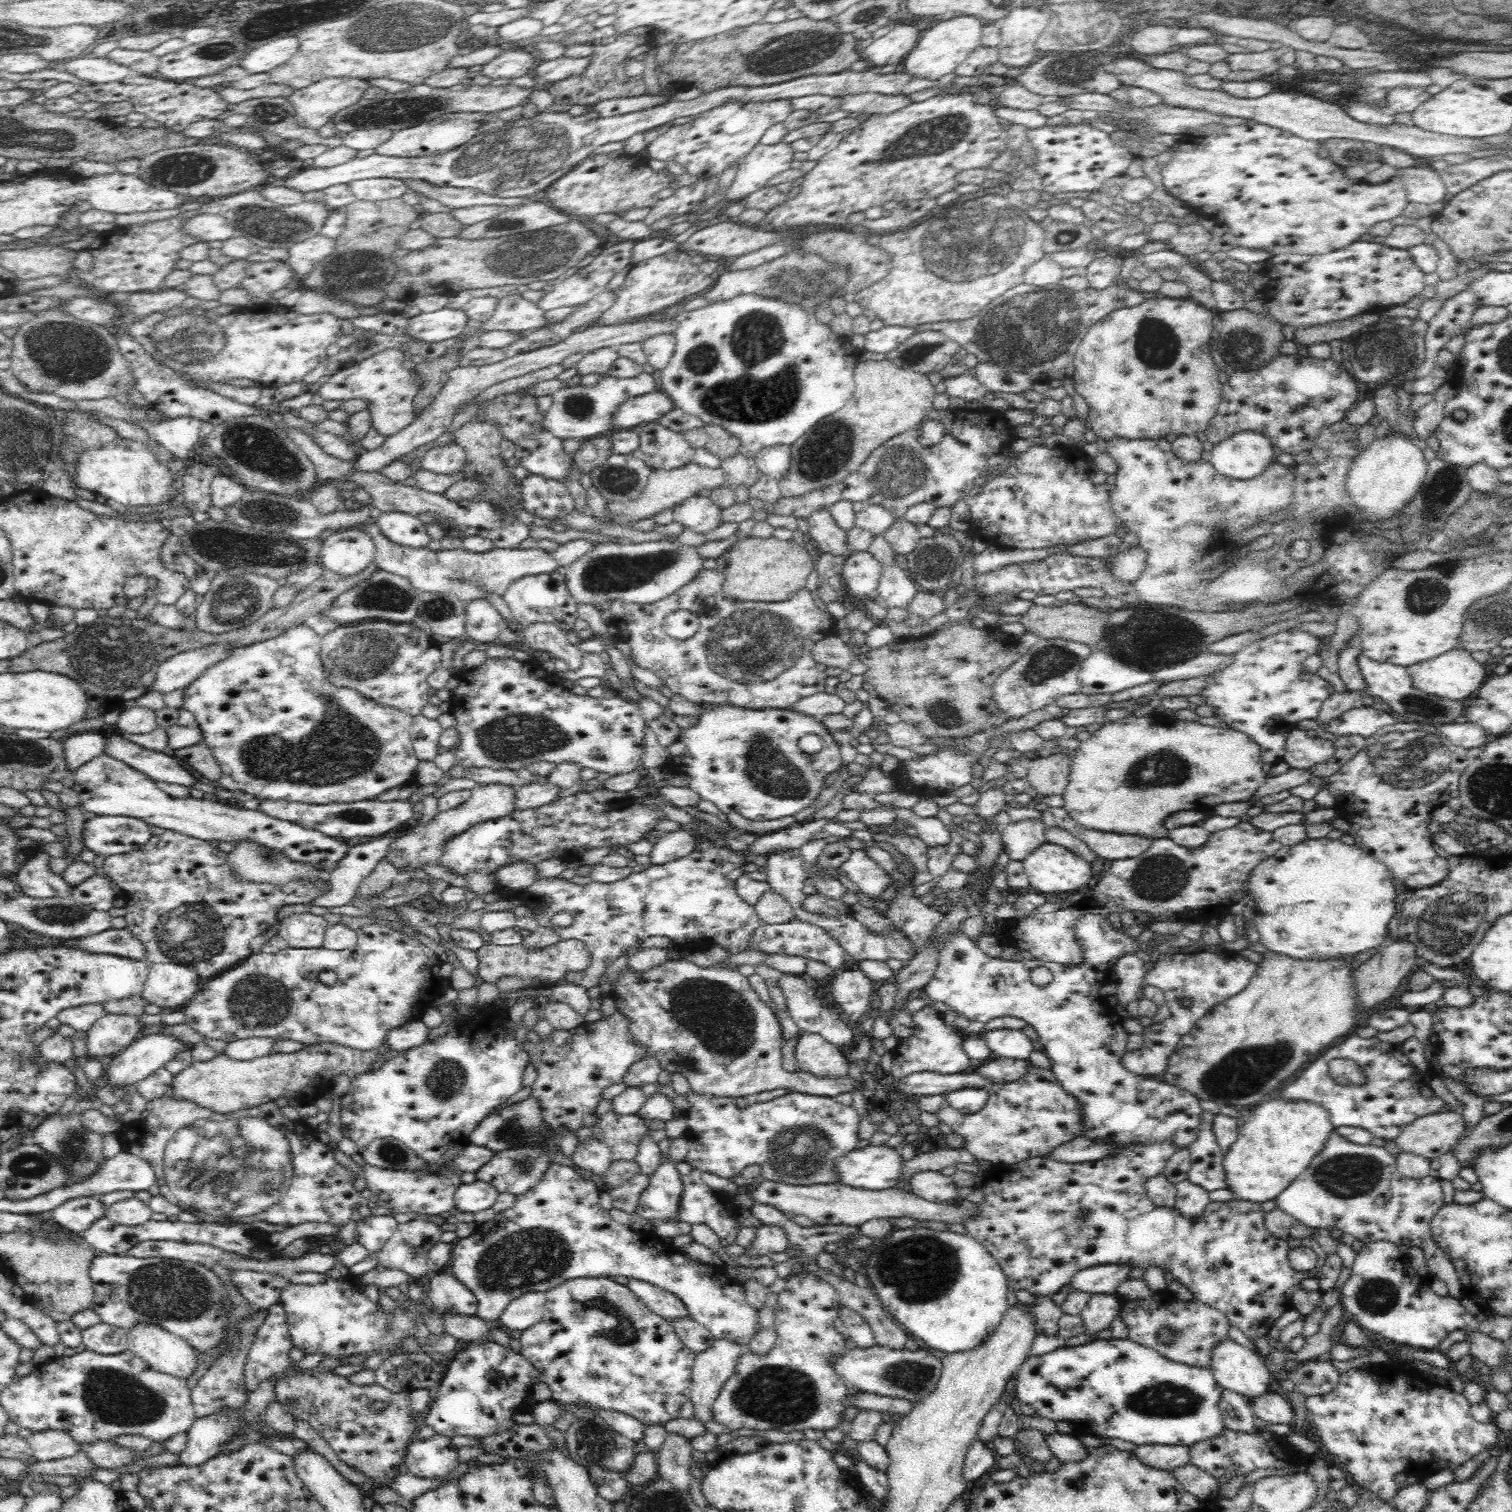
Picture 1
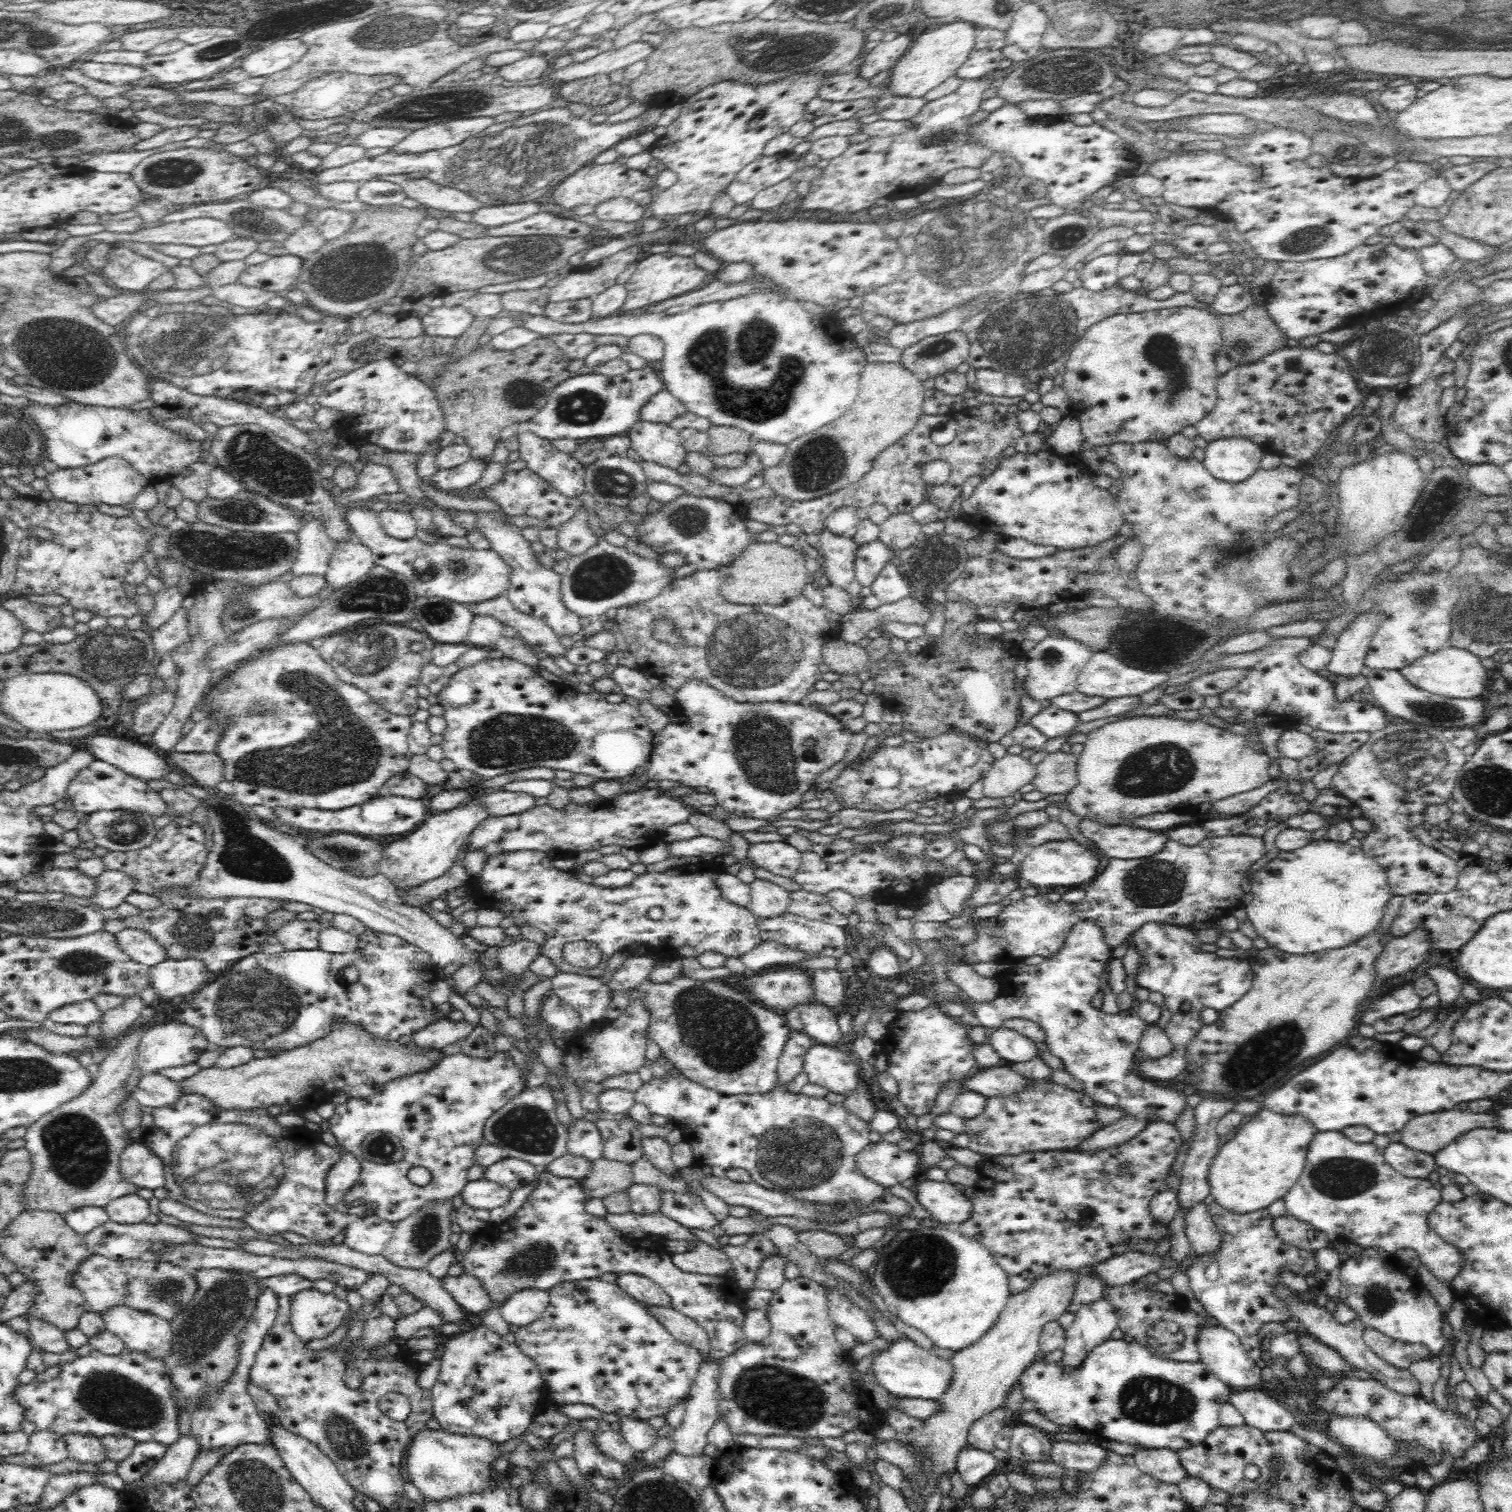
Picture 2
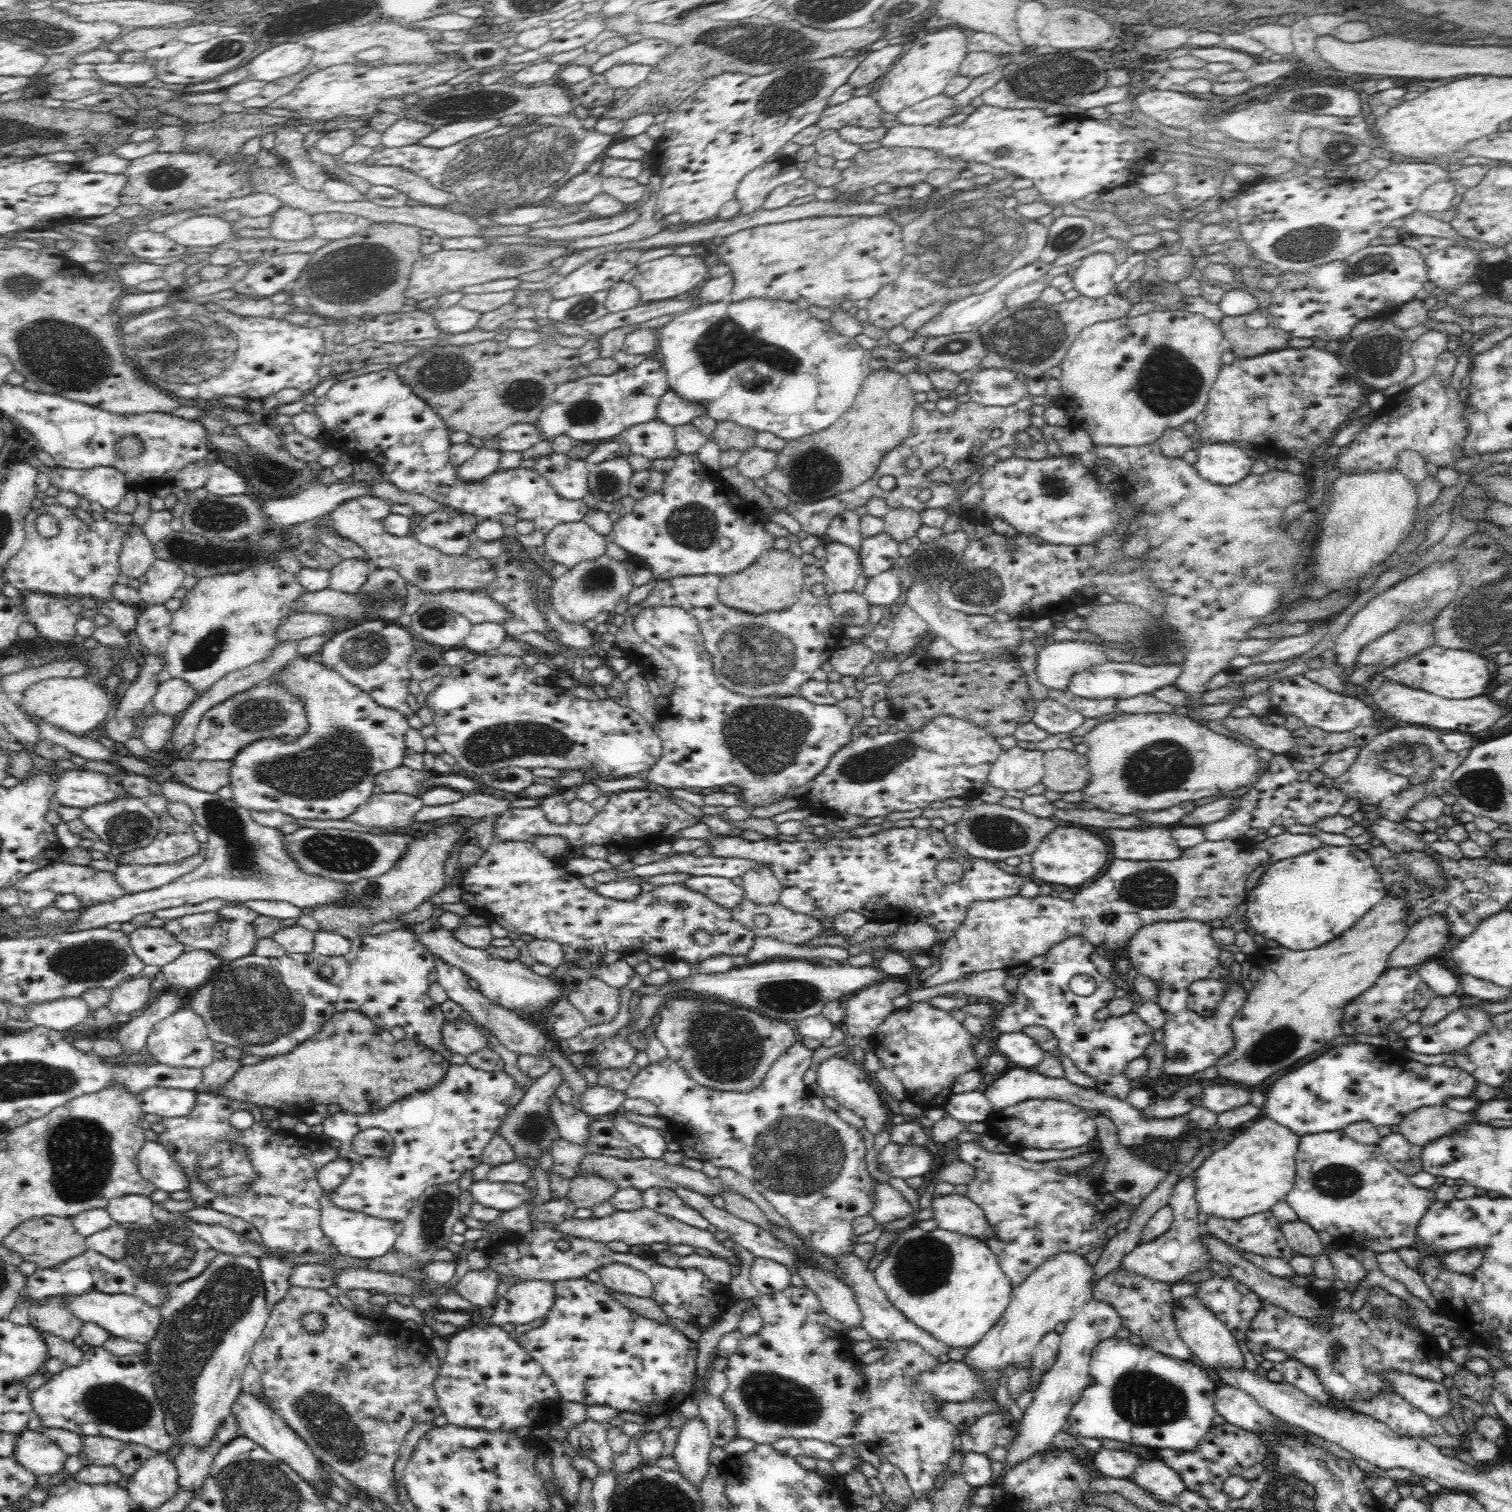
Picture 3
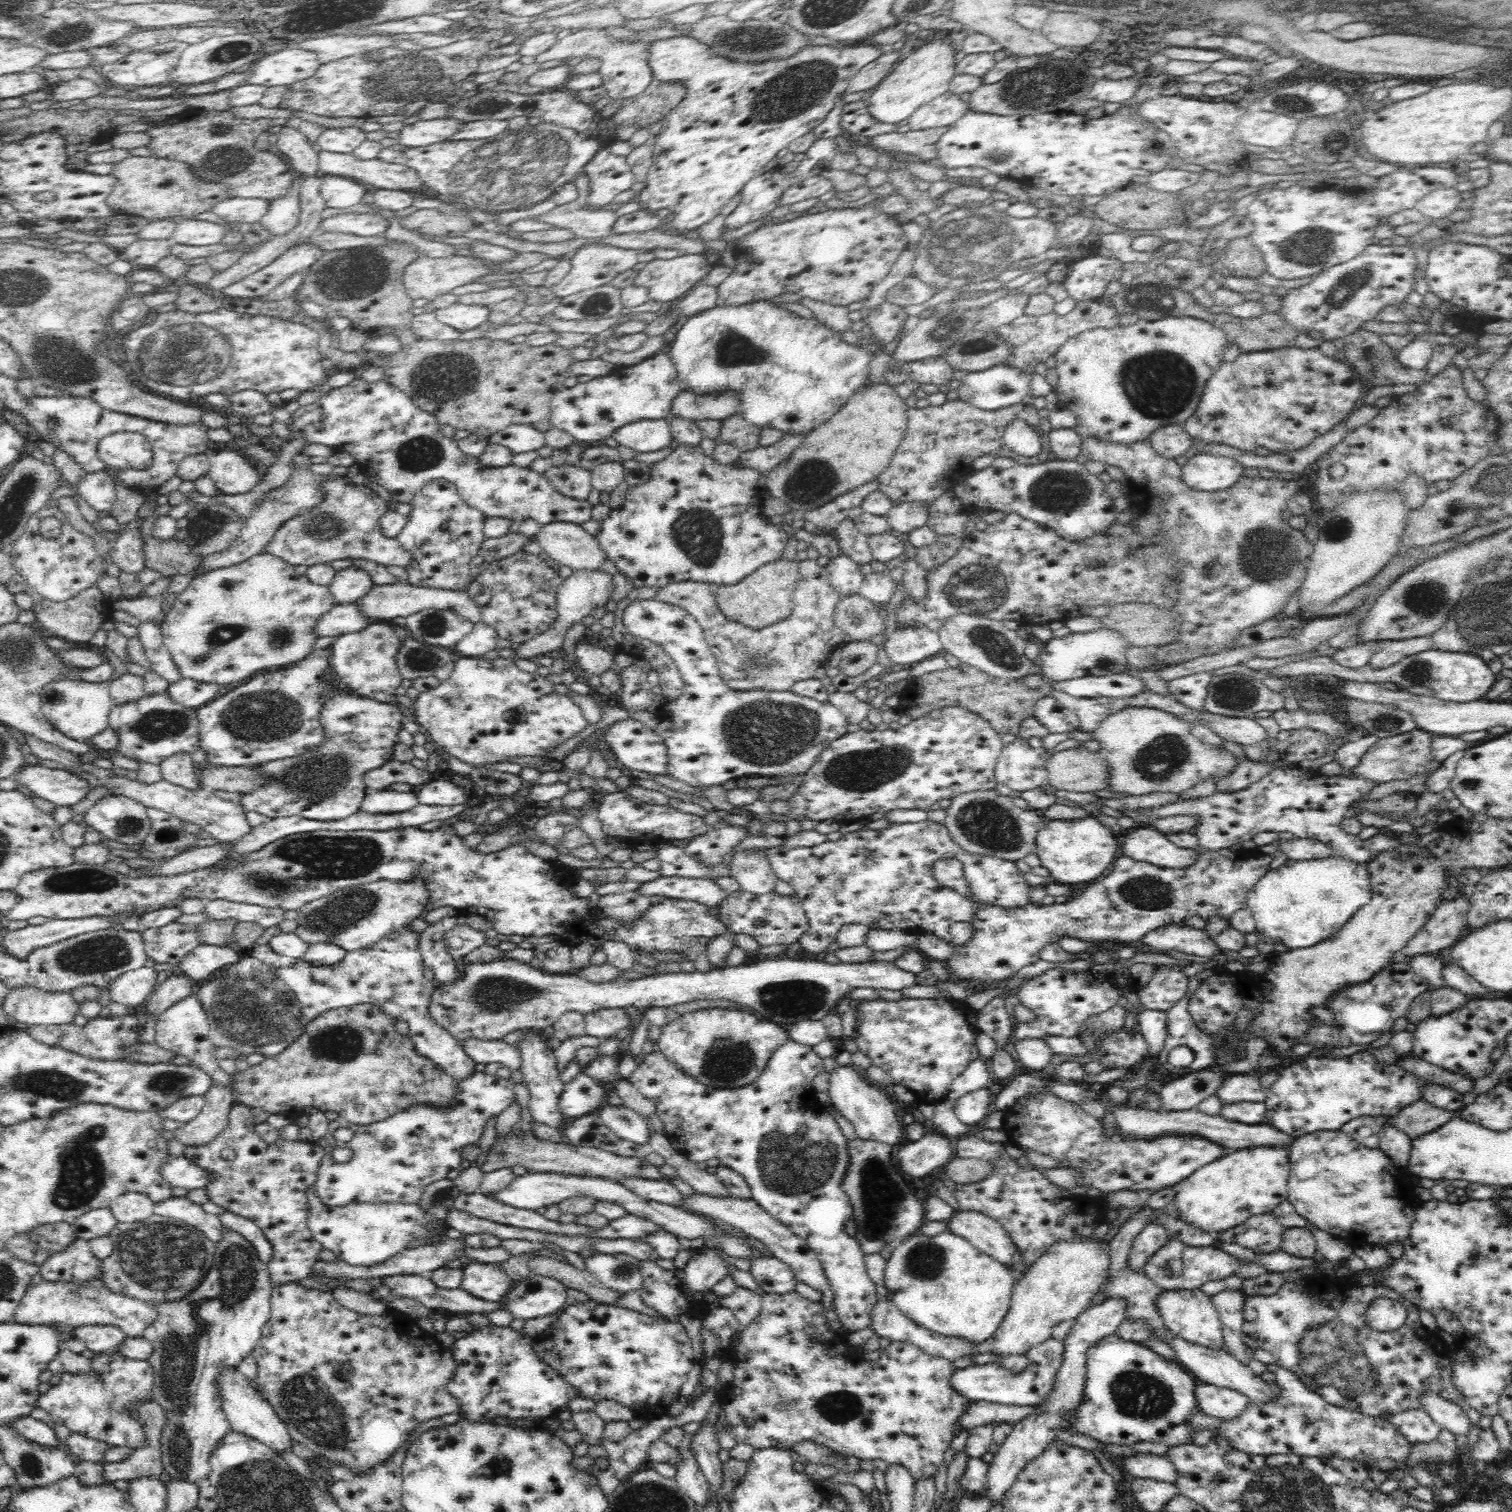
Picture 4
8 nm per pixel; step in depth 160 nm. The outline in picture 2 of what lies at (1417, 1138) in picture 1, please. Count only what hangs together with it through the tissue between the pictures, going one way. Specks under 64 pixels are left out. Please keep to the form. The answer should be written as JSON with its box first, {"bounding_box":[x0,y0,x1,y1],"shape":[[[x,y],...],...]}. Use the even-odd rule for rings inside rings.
{"bounding_box":[1400,1107,1500,1154],"shape":[[[1456,1107],[1450,1110],[1422,1114],[1409,1120],[1404,1128],[1402,1128],[1402,1131],[1400,1131],[1400,1134],[1402,1135],[1401,1143],[1405,1144],[1408,1148],[1428,1154],[1434,1154],[1434,1152],[1438,1152],[1440,1148],[1444,1148],[1446,1144],[1452,1143],[1462,1134],[1465,1134],[1474,1128],[1498,1128],[1498,1126],[1500,1126],[1497,1119],[1498,1117],[1499,1113],[1474,1113]]]}

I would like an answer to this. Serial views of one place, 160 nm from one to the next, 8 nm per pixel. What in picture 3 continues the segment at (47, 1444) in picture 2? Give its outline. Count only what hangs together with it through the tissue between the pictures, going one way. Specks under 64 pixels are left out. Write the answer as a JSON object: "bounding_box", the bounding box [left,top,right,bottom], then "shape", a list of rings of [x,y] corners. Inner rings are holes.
{"bounding_box":[12,1428,67,1478],"shape":[[[26,1428],[19,1432],[12,1457],[17,1464],[29,1470],[36,1478],[40,1476],[64,1475],[67,1454],[48,1440],[44,1433]]]}

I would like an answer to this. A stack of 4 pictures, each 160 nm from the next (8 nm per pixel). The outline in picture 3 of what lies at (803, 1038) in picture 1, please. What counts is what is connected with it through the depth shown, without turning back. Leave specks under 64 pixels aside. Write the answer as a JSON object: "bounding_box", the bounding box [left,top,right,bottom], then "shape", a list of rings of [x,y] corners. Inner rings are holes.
{"bounding_box":[817,1053,889,1135],"shape":[[[827,1053],[827,1059],[821,1059],[818,1068],[817,1084],[824,1090],[826,1096],[834,1098],[839,1106],[851,1110],[856,1113],[864,1121],[865,1128],[872,1135],[882,1133],[887,1130],[887,1122],[889,1116],[886,1108],[882,1105],[882,1101],[876,1091],[871,1088],[866,1079],[868,1074],[862,1070],[858,1064],[850,1064],[842,1058],[832,1056],[832,1053]]]}

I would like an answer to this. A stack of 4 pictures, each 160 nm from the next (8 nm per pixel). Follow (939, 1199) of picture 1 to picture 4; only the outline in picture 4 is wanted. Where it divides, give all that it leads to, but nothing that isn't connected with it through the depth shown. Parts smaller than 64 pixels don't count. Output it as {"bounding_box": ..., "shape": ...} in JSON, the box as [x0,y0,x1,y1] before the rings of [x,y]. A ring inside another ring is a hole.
{"bounding_box":[948,1211,1028,1280],"shape":[[[958,1211],[948,1222],[950,1232],[966,1239],[974,1248],[1000,1261],[1016,1280],[1028,1272],[1022,1255],[1008,1231],[993,1218],[976,1211]]]}

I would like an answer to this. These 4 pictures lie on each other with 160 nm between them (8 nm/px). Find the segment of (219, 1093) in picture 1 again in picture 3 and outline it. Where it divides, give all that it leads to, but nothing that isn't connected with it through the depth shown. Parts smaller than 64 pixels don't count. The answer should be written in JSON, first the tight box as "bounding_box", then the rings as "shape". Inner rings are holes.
{"bounding_box":[221,1012,451,1115],"shape":[[[340,1012],[332,1020],[322,1024],[312,1039],[304,1040],[287,1054],[260,1060],[253,1066],[241,1066],[225,1084],[221,1094],[228,1099],[243,1103],[252,1103],[260,1108],[283,1110],[292,1115],[294,1110],[304,1110],[304,1104],[310,1100],[310,1106],[316,1104],[338,1104],[340,1111],[353,1115],[365,1115],[384,1110],[388,1105],[415,1092],[426,1092],[434,1088],[451,1064],[439,1052],[426,1048],[418,1042],[408,1039],[396,1040],[388,1030],[372,1023],[372,1019],[360,1012]]]}

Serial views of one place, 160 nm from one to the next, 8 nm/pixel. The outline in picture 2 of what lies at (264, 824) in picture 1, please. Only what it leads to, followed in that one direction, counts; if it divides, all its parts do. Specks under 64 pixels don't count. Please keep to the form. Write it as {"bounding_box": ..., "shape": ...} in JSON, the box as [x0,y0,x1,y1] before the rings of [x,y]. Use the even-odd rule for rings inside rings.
{"bounding_box":[65,759,177,818],"shape":[[[96,759],[70,781],[65,795],[66,801],[67,798],[71,801],[70,810],[74,810],[78,814],[88,815],[96,811],[122,809],[124,811],[145,812],[154,818],[163,817],[166,814],[171,818],[177,817],[174,813],[170,813],[159,794],[150,789],[143,780]]]}

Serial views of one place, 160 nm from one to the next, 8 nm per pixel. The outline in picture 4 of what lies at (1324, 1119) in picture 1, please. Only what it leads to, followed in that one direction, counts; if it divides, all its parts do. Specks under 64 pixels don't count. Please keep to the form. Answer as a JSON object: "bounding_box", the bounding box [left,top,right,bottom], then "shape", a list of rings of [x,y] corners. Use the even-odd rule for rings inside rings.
{"bounding_box":[1170,1147,1290,1238],"shape":[[[1254,1147],[1249,1149],[1240,1149],[1239,1151],[1233,1151],[1228,1153],[1226,1156],[1220,1157],[1218,1160],[1212,1161],[1210,1164],[1205,1164],[1202,1168],[1193,1172],[1188,1178],[1181,1180],[1176,1185],[1176,1193],[1175,1196],[1170,1203],[1173,1208],[1176,1209],[1177,1214],[1176,1218],[1180,1219],[1180,1221],[1184,1221],[1184,1223],[1196,1228],[1200,1229],[1210,1235],[1212,1237],[1217,1238],[1220,1233],[1227,1231],[1228,1229],[1240,1226],[1244,1224],[1245,1220],[1248,1220],[1251,1216],[1262,1215],[1266,1213],[1270,1213],[1276,1208],[1282,1201],[1287,1200],[1288,1196],[1288,1177],[1290,1172],[1290,1161],[1288,1158],[1288,1150],[1286,1149],[1278,1149],[1272,1147]]]}

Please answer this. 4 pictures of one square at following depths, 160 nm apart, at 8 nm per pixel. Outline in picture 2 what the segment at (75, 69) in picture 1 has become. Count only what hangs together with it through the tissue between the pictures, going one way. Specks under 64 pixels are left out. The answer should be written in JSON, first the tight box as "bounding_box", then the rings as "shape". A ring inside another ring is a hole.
{"bounding_box":[81,61,144,86],"shape":[[[93,61],[82,64],[81,72],[86,74],[90,79],[96,78],[100,82],[122,86],[131,86],[134,80],[144,76],[142,68],[136,66],[120,66],[120,64],[100,64]]]}

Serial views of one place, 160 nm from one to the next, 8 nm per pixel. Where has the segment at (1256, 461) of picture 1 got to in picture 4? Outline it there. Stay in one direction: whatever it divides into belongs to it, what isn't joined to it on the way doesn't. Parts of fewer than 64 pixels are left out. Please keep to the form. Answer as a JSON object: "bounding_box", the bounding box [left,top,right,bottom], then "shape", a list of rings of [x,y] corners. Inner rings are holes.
{"bounding_box":[1181,453,1242,491],"shape":[[[1197,453],[1181,466],[1182,481],[1196,491],[1223,491],[1242,476],[1242,468],[1232,458]]]}

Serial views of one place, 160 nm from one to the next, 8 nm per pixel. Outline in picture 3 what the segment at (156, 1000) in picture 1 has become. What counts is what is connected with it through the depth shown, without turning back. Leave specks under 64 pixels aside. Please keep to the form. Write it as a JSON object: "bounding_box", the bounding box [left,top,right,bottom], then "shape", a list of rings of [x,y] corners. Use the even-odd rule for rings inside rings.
{"bounding_box":[160,949,221,989],"shape":[[[190,949],[160,970],[168,988],[199,989],[213,977],[221,962],[221,958],[209,950]]]}

